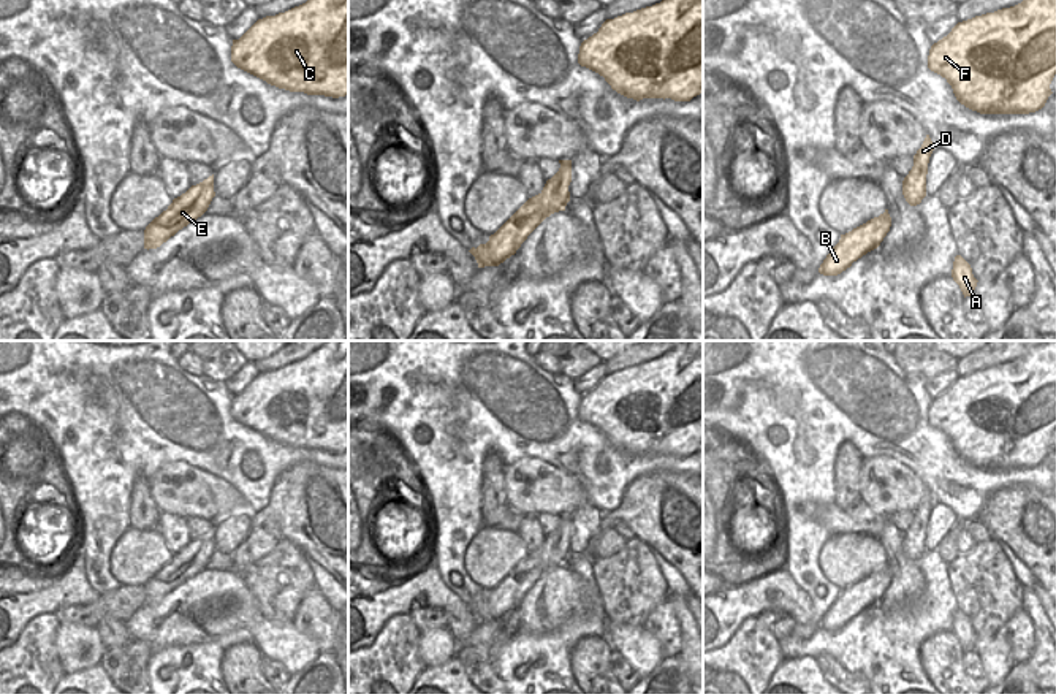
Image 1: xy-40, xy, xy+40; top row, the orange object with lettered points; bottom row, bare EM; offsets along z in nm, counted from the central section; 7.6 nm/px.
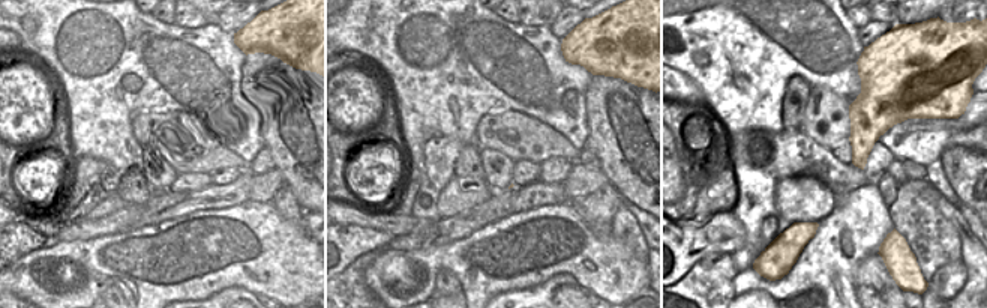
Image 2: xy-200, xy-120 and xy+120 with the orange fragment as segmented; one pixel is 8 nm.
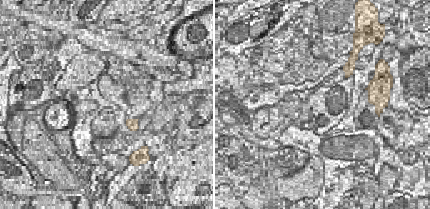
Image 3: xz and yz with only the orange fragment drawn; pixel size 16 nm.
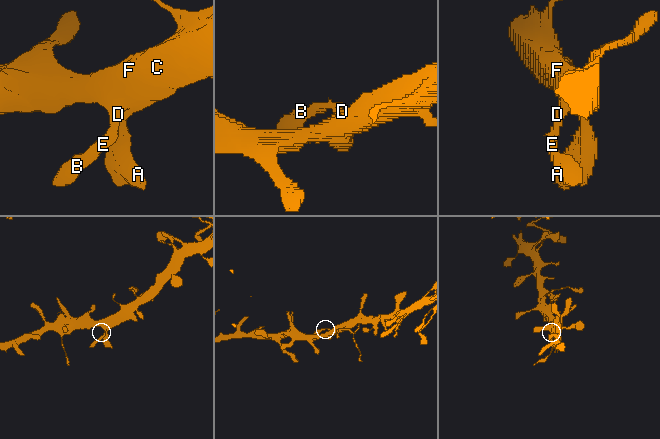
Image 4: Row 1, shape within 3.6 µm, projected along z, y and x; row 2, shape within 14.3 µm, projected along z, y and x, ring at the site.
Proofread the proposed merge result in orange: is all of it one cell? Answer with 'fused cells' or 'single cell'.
single cell

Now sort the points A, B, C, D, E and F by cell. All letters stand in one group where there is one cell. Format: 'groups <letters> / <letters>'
groups A B C D E F

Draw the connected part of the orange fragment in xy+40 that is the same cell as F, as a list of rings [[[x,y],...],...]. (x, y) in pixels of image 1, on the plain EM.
[[[1047,341],[1015,361],[958,377],[931,401],[928,423],[947,434],[961,459],[980,469],[1029,469],[1042,464],[1053,448],[1050,439],[1056,429],[1056,341]]]

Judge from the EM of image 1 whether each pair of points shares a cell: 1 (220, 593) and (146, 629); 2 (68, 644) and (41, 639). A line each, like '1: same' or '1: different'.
1: same
2: different

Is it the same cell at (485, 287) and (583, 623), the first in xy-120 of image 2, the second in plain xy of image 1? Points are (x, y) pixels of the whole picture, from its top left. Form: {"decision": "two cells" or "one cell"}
{"decision": "two cells"}

